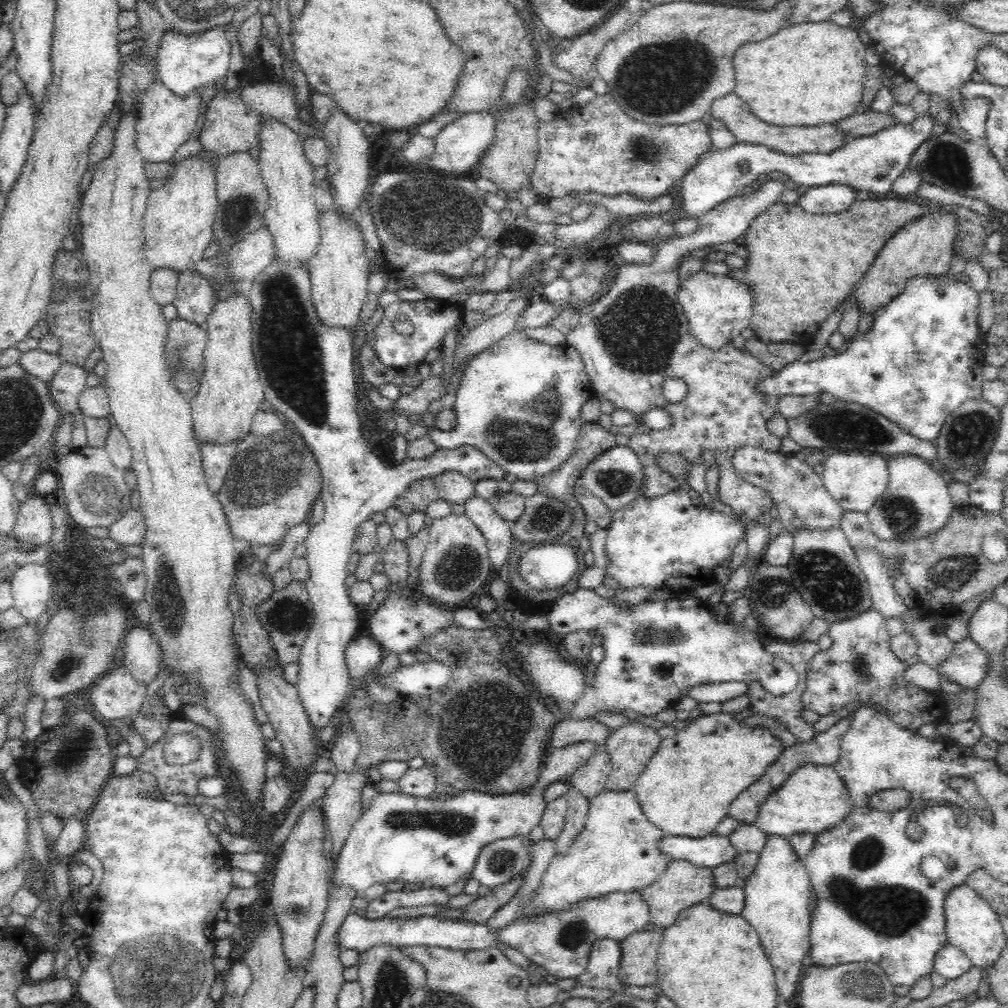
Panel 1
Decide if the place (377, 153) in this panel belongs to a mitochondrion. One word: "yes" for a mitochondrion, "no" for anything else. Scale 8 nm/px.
no

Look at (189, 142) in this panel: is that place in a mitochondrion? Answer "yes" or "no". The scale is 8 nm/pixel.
no

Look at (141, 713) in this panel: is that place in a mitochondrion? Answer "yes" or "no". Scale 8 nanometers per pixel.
no

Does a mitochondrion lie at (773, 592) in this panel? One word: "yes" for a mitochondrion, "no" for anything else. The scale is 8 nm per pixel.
yes

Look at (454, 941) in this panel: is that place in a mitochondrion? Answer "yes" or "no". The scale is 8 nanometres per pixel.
no

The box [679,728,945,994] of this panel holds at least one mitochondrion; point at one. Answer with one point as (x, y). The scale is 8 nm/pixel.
(890, 912)

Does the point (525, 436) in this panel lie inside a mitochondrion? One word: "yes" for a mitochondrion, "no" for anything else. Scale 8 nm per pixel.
yes

